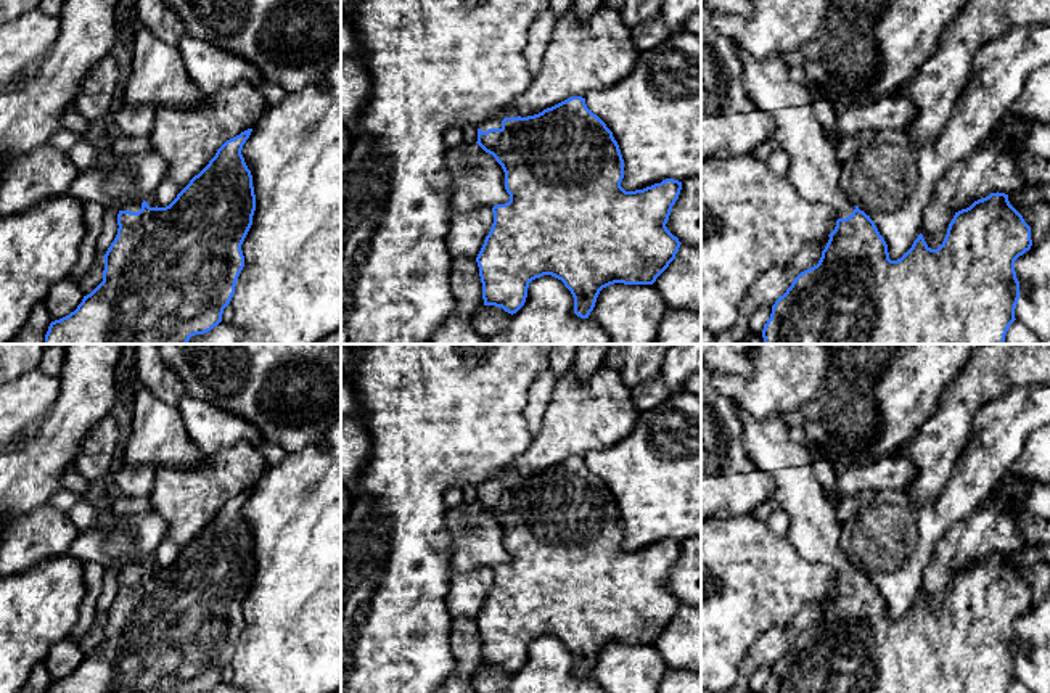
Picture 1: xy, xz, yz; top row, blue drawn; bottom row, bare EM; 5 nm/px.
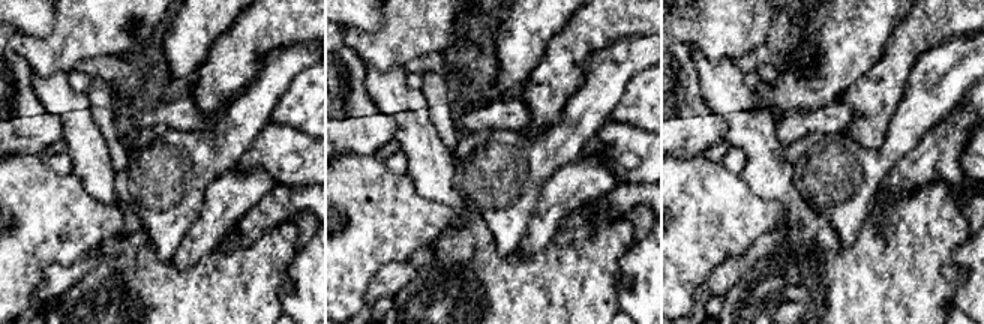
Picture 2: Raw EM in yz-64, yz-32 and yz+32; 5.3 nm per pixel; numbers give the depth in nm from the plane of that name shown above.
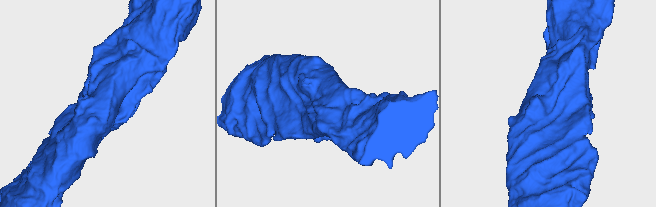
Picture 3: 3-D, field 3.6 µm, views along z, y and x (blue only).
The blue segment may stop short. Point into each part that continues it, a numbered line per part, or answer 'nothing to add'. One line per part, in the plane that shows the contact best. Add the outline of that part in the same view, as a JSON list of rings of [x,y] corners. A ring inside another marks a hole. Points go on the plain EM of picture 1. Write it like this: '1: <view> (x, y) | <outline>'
1: xy (126, 565) | [[[154,552],[143,555],[140,560],[122,558],[117,569],[119,571],[138,572],[142,569],[143,561],[146,561],[150,568],[156,568]]]

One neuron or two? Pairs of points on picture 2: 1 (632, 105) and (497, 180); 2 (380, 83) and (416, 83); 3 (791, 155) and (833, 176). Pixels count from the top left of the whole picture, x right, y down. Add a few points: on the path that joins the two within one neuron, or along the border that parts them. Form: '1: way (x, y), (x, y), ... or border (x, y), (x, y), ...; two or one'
1: border (626, 86), (608, 119); two
2: border (405, 72), (408, 86), (420, 90); two
3: border (822, 137), (806, 155); two

